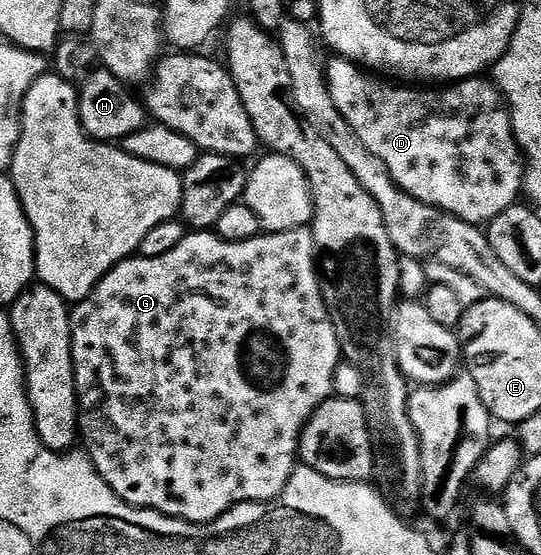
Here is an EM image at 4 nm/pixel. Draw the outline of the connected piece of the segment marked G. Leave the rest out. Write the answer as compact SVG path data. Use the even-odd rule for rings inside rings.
M298 227L292 231L272 231L261 233L255 239L230 243L220 239L218 235L207 229L195 229L184 234L183 240L177 245L177 249L169 249L161 257L145 259L132 257L124 259L113 270L104 275L103 280L93 288L86 299L74 304L71 312L71 356L73 357L73 373L75 374L75 395L79 399L79 430L78 438L81 440L82 450L91 458L91 464L97 469L100 477L107 482L109 489L117 493L129 505L134 507L147 507L151 511L159 511L162 515L168 515L174 519L184 519L190 523L212 523L217 517L224 515L230 507L238 503L268 503L271 499L283 492L289 477L295 472L297 456L299 454L299 435L303 426L307 424L311 414L325 402L332 398L335 390L335 370L341 362L341 352L337 341L337 329L333 329L333 321L327 312L327 306L321 293L321 276L317 266L317 252L315 250L315 238L311 236L307 227Z

